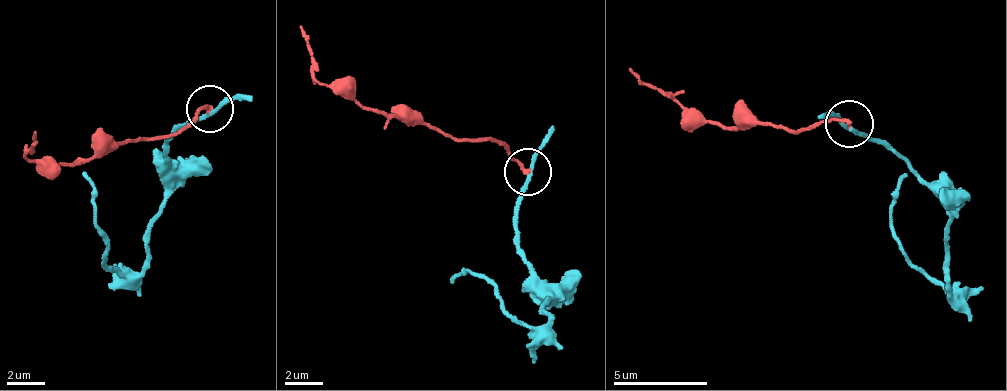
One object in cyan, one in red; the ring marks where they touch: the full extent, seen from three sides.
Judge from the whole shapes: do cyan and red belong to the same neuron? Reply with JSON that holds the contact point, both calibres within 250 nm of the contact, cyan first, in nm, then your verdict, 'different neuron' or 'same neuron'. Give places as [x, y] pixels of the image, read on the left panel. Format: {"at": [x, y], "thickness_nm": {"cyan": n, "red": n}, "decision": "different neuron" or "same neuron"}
{"at": [210, 109], "thickness_nm": {"cyan": 200, "red": 200}, "decision": "different neuron"}

